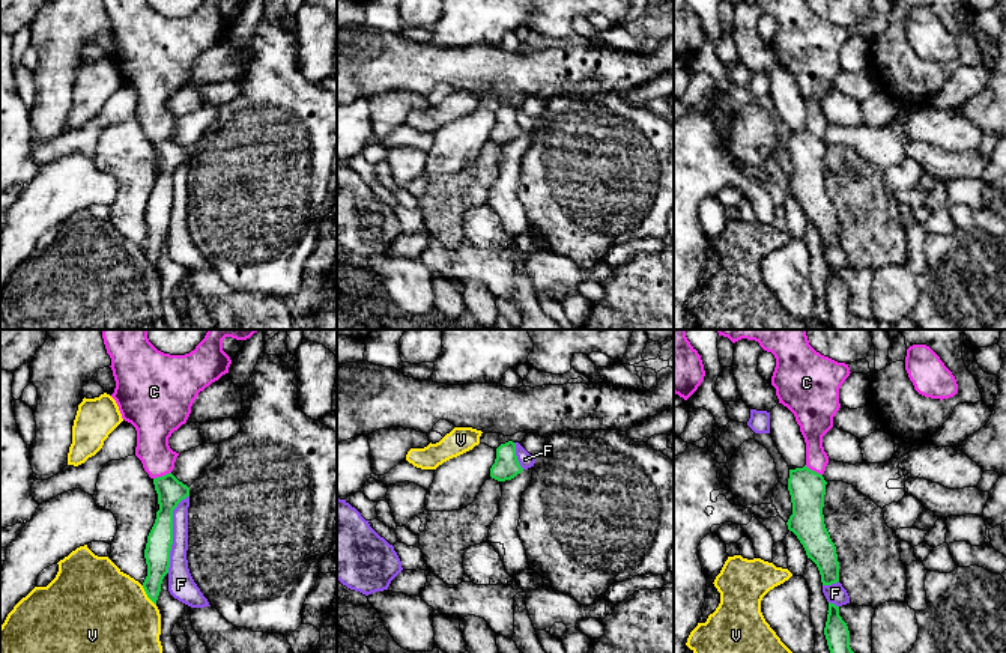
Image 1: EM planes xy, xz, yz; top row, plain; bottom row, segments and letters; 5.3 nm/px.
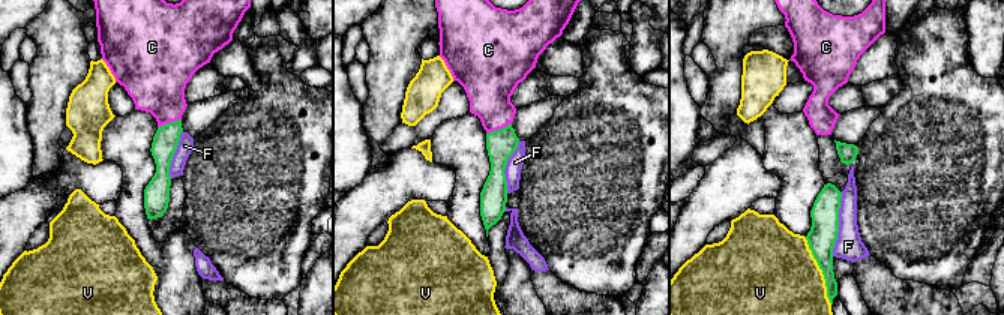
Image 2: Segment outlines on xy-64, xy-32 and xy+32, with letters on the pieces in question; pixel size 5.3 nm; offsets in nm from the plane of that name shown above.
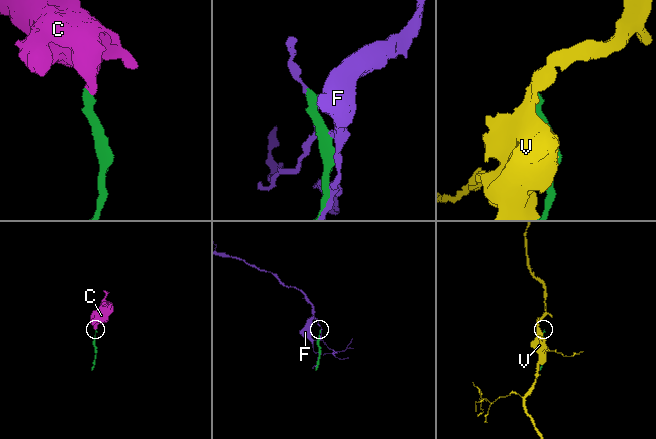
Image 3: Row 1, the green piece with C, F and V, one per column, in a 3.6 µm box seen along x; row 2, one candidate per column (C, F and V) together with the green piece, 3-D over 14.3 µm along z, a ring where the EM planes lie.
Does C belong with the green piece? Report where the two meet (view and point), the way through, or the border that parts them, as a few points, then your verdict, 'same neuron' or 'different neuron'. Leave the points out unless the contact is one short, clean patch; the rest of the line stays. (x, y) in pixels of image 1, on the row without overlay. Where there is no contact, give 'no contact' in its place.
xy (163, 139) | across xy (170, 154), (163, 139), (154, 115), (154, 94) | same neuron

